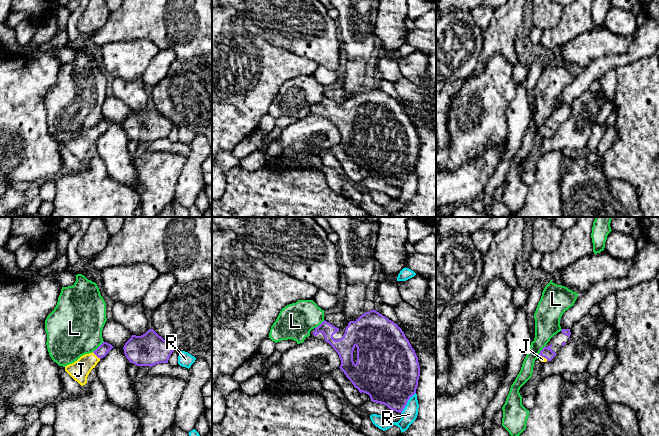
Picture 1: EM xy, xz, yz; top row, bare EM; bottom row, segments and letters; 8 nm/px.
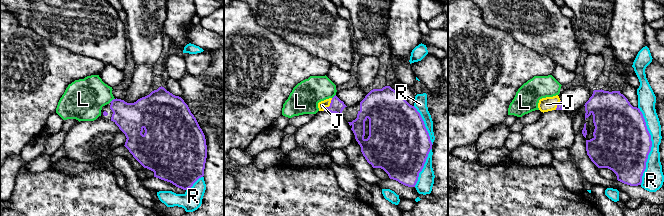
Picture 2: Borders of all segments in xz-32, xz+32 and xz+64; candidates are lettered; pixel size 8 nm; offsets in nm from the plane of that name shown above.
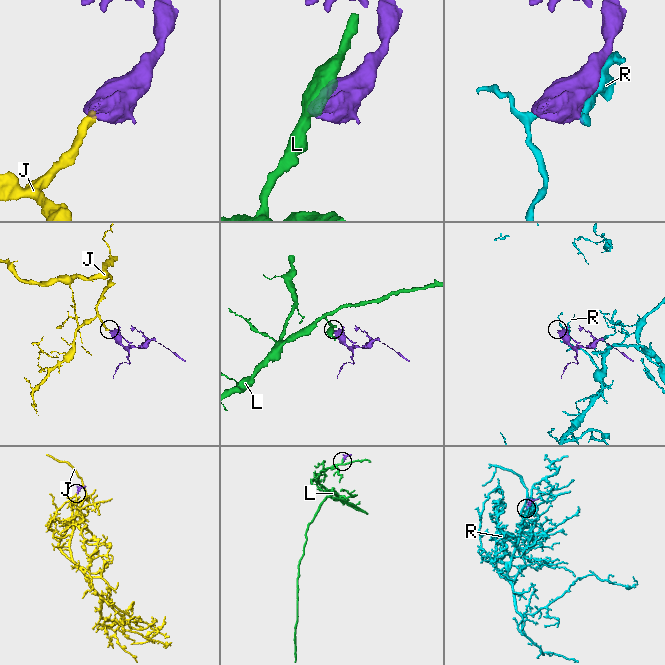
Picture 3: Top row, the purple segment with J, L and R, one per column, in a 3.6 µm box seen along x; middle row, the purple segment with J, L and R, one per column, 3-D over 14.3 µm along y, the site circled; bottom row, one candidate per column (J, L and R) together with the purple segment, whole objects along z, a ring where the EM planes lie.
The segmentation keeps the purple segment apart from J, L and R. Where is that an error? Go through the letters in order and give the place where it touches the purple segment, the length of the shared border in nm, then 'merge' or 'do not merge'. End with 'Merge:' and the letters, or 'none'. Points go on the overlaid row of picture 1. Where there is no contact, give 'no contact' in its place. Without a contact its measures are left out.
J: xy (96, 355) | 90 nm | merge
L: xy (98, 347) | 130 nm | do not merge
R: xz (406, 403) | 200 nm | do not merge
Merge: J

